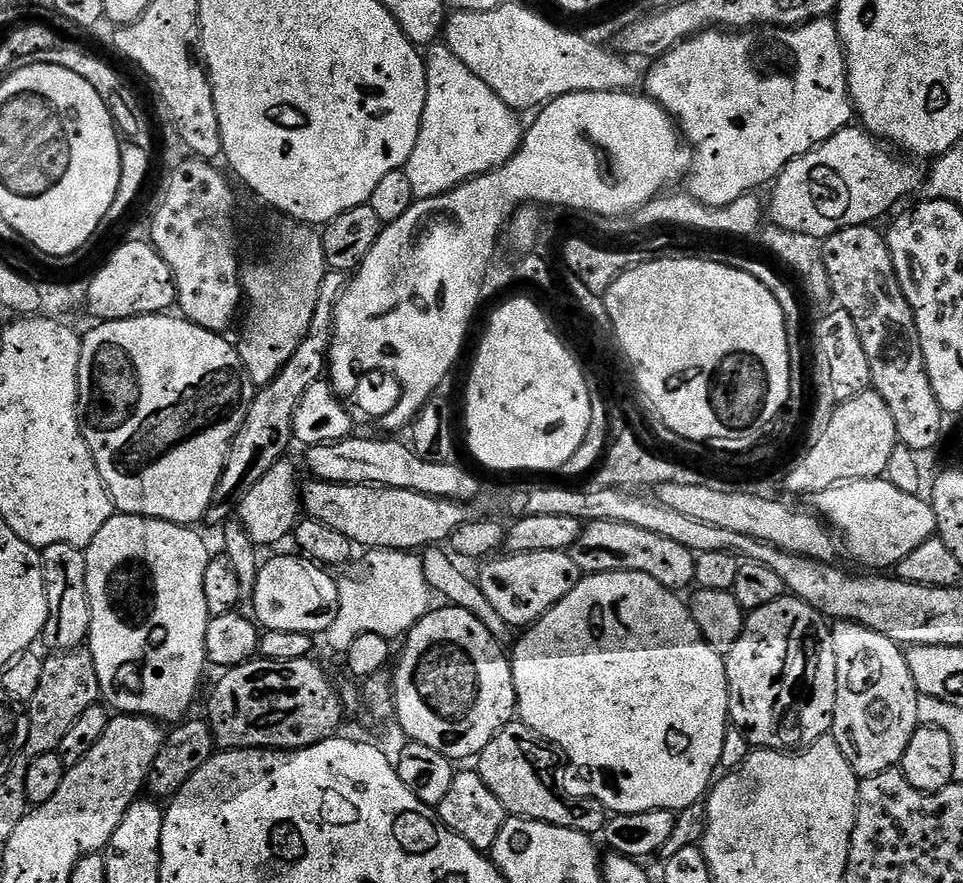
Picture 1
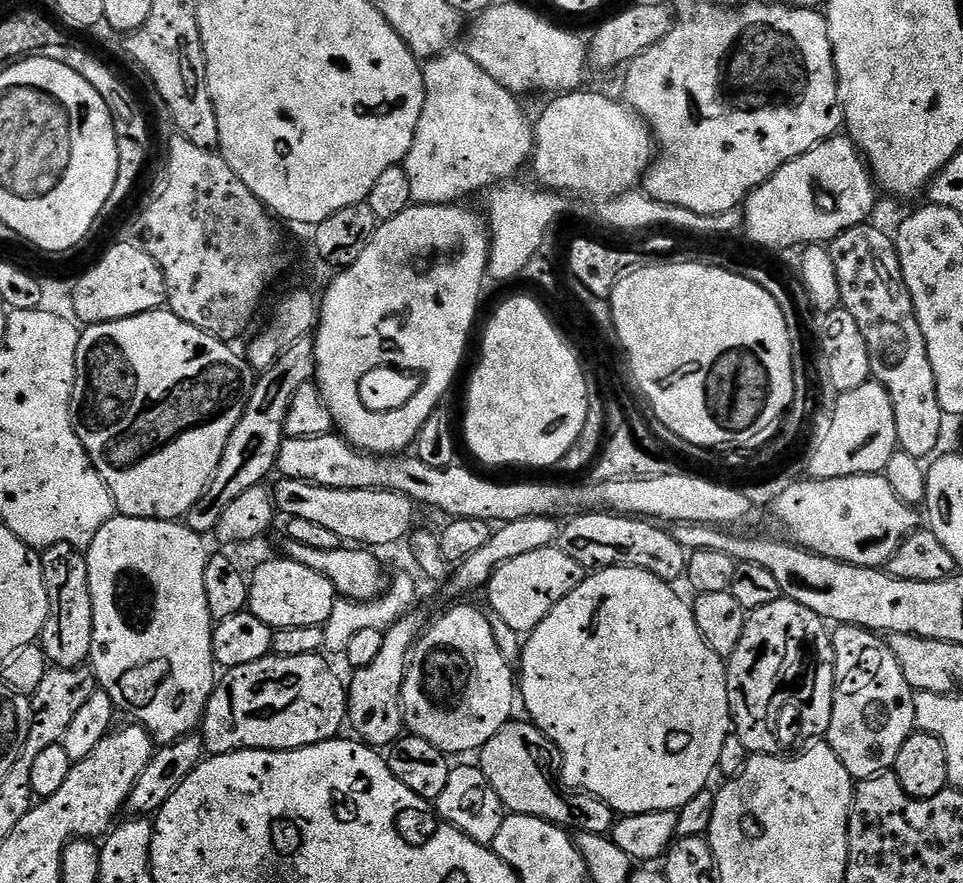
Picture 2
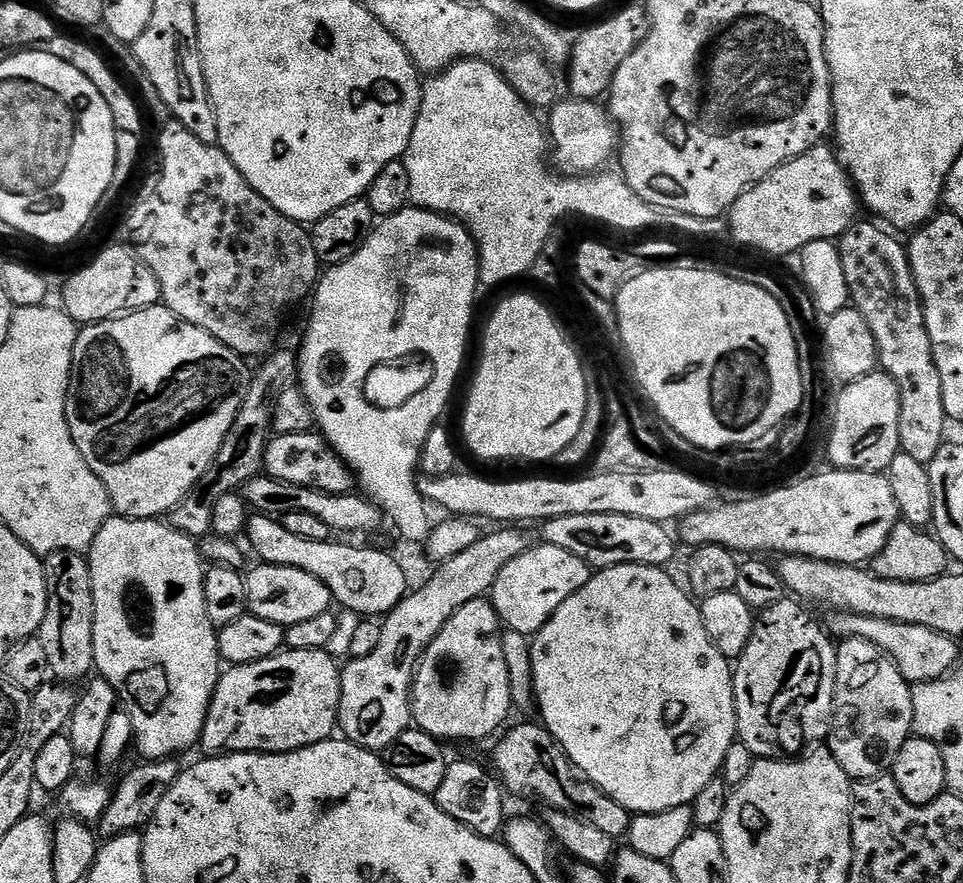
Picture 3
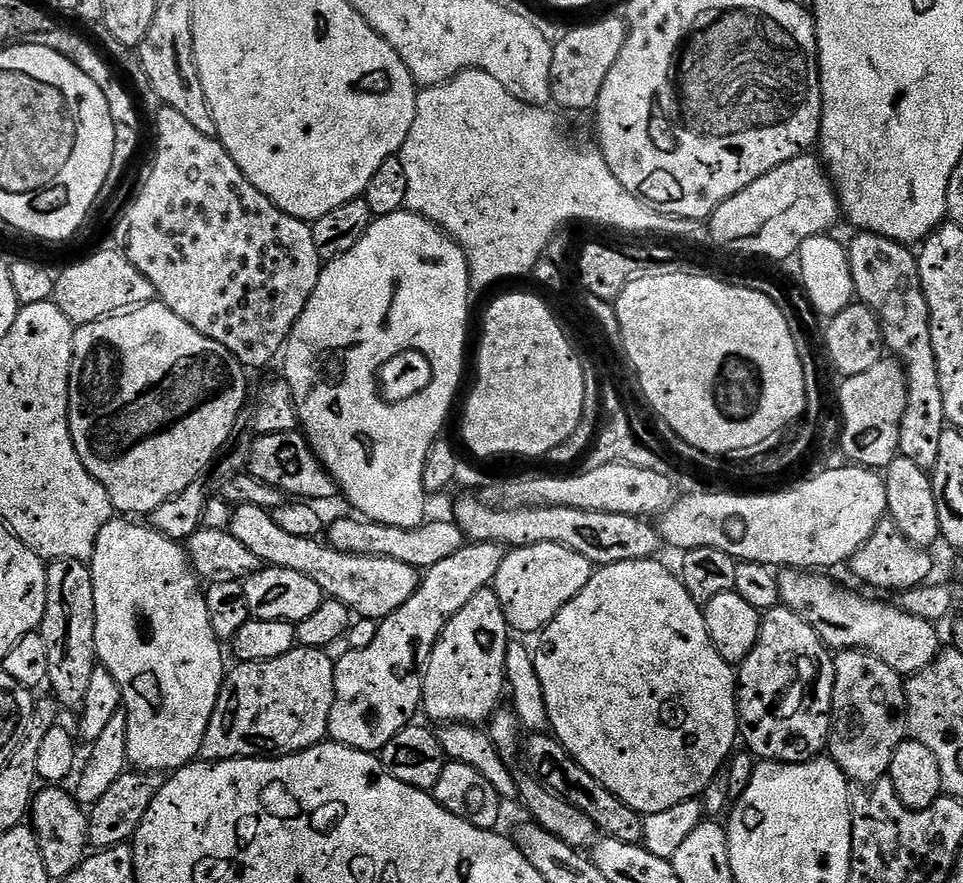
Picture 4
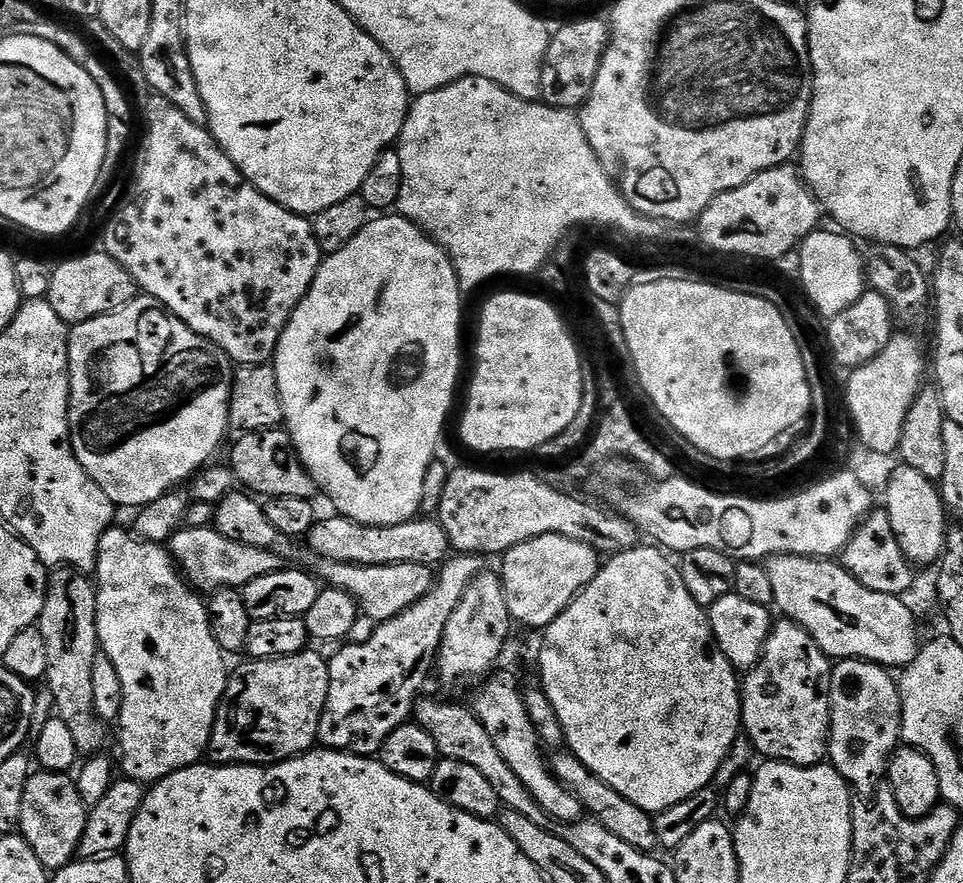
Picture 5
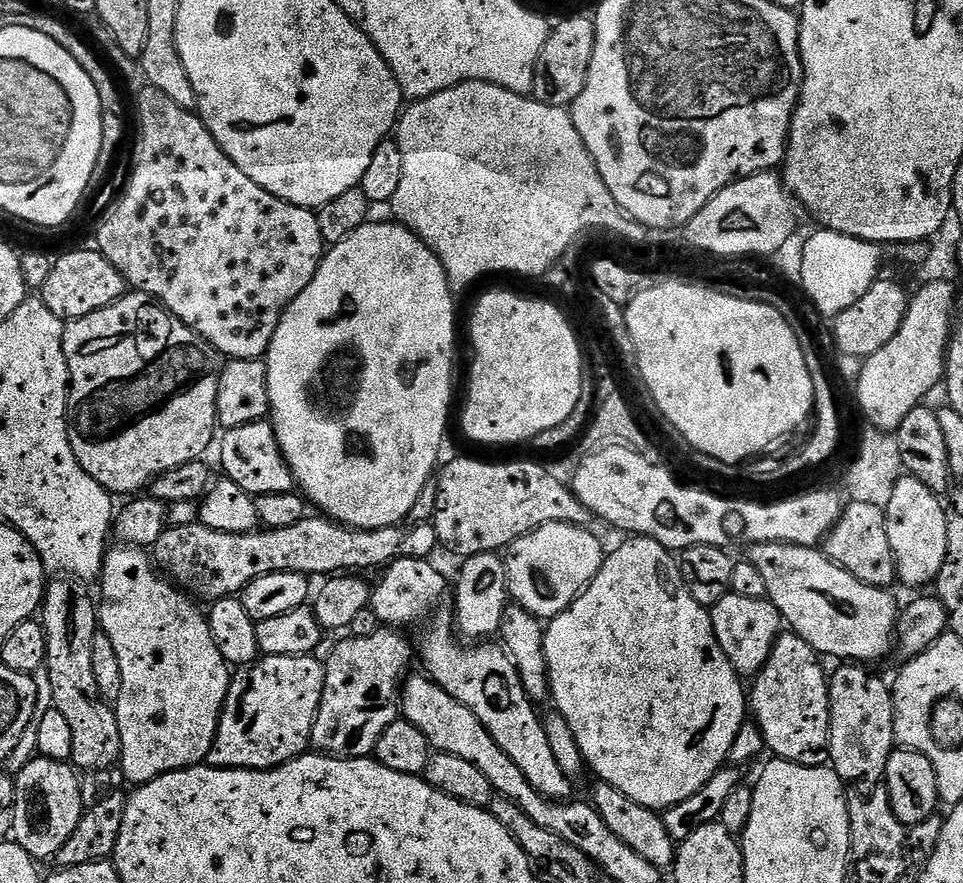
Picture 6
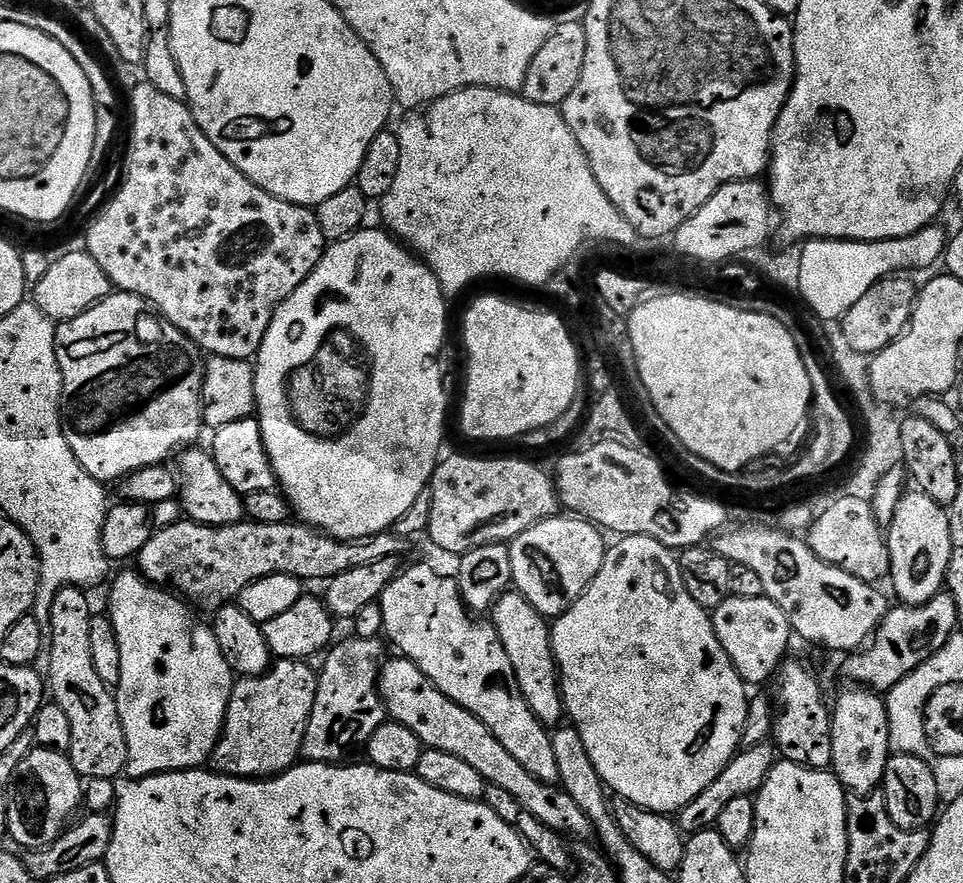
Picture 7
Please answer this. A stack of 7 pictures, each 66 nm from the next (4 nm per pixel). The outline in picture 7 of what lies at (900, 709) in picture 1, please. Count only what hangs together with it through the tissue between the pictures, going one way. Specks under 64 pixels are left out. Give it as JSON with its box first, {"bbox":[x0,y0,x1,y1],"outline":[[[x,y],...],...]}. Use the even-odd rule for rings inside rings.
{"bbox":[831,686,890,794],"outline":[[[848,686],[831,709],[832,741],[834,758],[831,771],[835,772],[840,785],[852,794],[867,794],[883,785],[886,762],[890,755],[890,726],[888,706],[879,692],[863,686]]]}

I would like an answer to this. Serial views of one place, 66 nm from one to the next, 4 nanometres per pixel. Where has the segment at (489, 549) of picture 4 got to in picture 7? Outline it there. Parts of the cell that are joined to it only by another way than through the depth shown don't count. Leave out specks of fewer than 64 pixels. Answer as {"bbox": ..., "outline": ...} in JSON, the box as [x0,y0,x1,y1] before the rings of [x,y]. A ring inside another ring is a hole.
{"bbox":[300,638,386,765],"outline":[[[380,638],[351,639],[341,644],[333,643],[323,657],[324,665],[318,668],[314,710],[310,710],[310,722],[300,751],[301,757],[313,764],[343,765],[352,758],[347,756],[354,755],[359,748],[361,751],[374,730],[386,722],[386,709],[378,683],[378,673],[385,659],[385,641]]]}

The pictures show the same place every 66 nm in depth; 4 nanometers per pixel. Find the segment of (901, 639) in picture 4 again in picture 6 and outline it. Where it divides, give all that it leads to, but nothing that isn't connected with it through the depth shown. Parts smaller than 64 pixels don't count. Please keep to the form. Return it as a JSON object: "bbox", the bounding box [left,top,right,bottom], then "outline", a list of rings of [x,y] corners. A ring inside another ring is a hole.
{"bbox":[747,544,898,662],"outline":[[[753,544],[747,549],[747,559],[762,574],[766,581],[767,599],[780,612],[781,621],[788,624],[795,635],[801,636],[821,657],[833,656],[836,662],[868,662],[880,660],[888,651],[893,651],[898,604],[891,591],[865,586],[833,560],[828,559],[819,547],[803,548],[797,544]]]}

